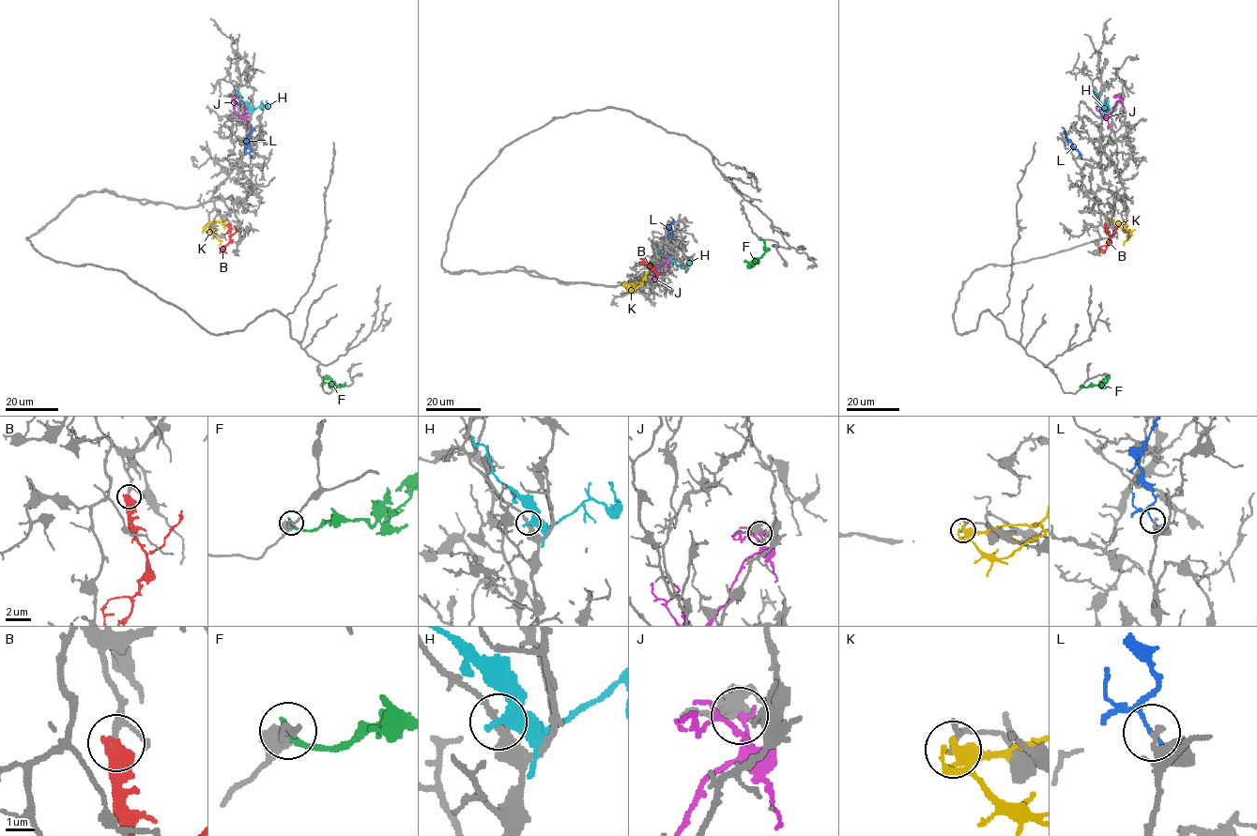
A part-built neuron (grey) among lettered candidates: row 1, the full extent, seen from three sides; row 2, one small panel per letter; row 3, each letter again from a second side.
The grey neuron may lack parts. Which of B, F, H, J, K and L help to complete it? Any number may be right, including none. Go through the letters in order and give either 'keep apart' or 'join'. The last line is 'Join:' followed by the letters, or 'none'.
B: join
F: keep apart
H: keep apart
J: keep apart
K: keep apart
L: keep apart
Join: B

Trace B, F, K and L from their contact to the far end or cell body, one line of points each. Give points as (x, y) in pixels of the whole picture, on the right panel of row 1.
B: (1105, 224), (1110, 241), (1100, 248), (1100, 252)
F: (1082, 386), (1099, 387), (1107, 380), (1107, 377), (1105, 379)
K: (1125, 228), (1124, 221), (1117, 223), (1112, 219)
L: (1080, 155), (1062, 127)

